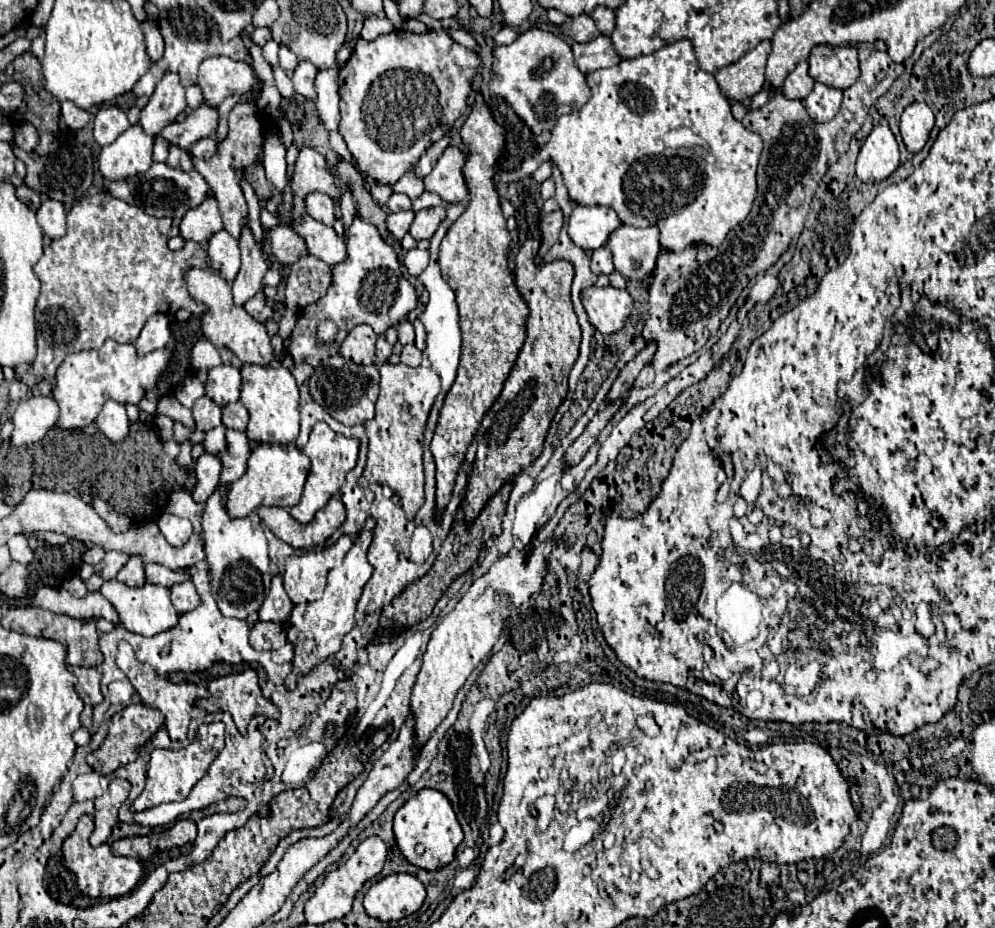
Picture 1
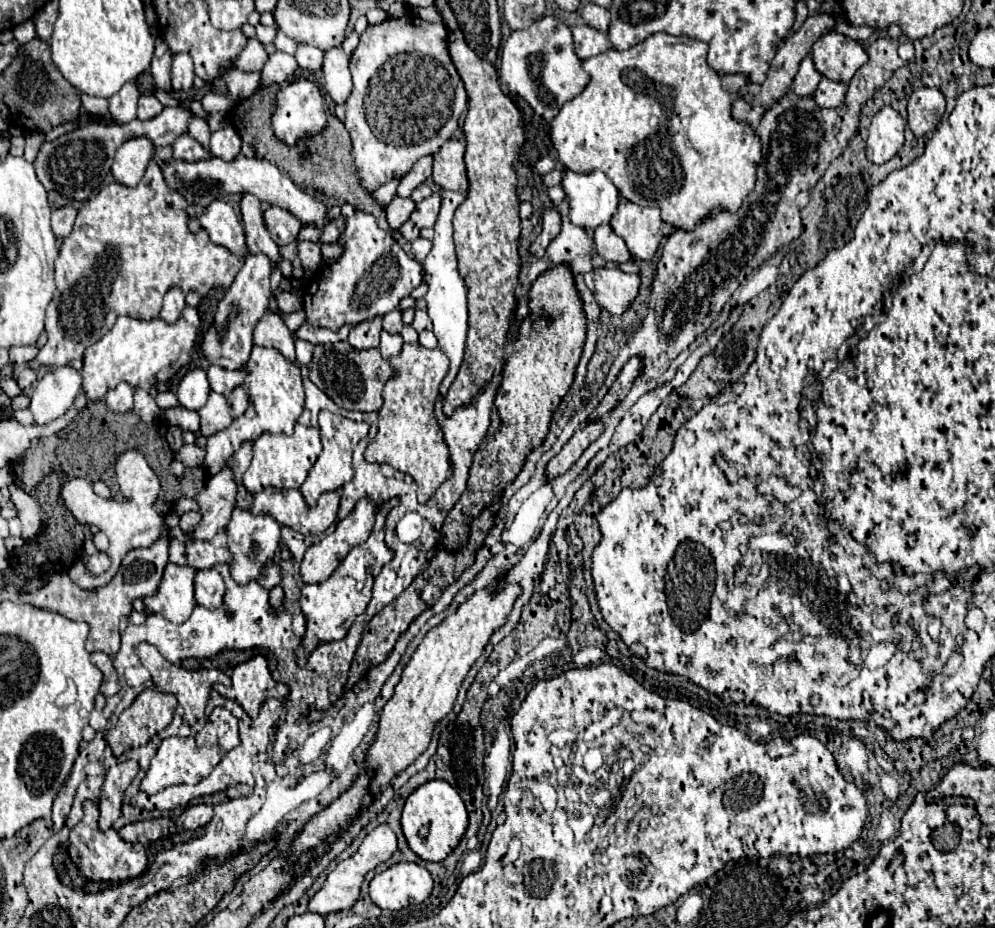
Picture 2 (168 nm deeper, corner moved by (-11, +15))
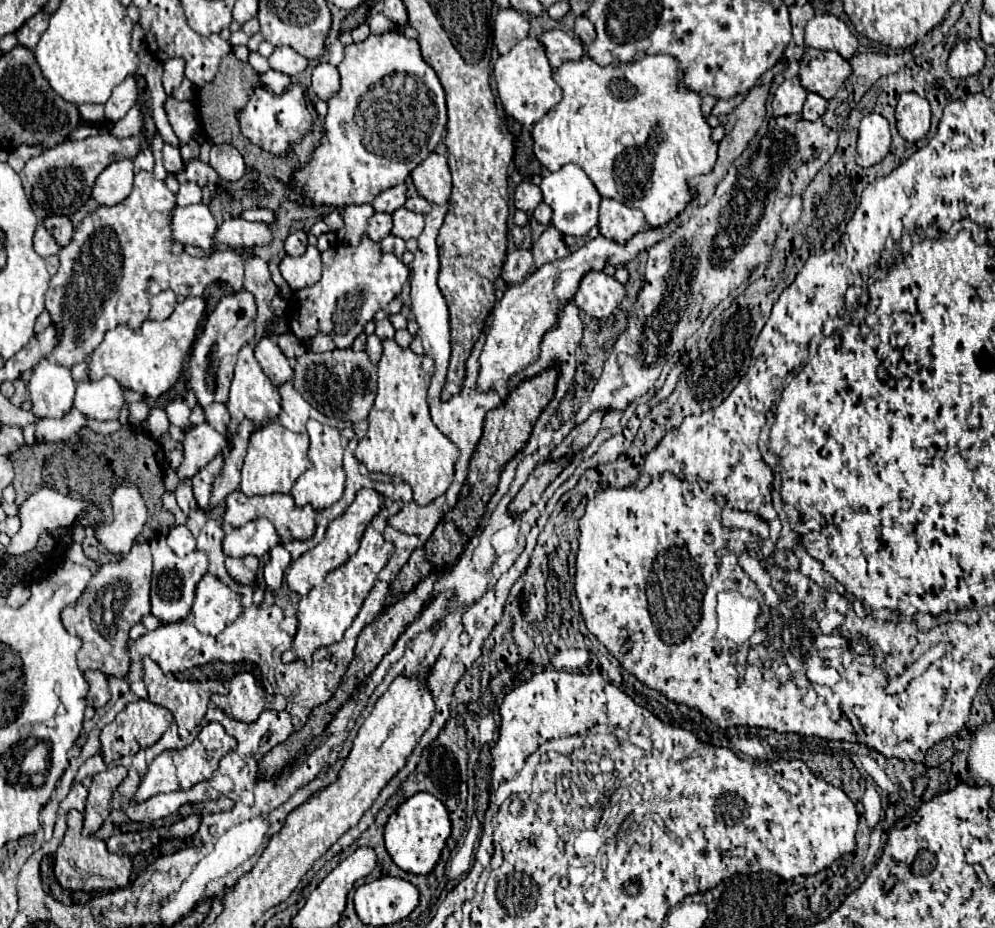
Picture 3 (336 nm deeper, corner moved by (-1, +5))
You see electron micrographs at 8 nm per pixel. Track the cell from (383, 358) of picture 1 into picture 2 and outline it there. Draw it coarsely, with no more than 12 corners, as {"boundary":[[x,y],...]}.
{"boundary":[[400,310],[388,312],[384,316],[384,330],[398,334],[404,322]]}

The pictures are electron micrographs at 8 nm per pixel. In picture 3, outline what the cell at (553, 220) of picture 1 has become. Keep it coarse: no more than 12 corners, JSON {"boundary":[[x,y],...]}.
{"boundary":[[532,250],[508,254],[500,278],[516,284],[532,268]]}

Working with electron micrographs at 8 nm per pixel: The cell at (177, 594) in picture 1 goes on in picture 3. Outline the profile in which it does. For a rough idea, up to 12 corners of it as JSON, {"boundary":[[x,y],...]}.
{"boundary":[[204,574],[192,604],[194,626],[220,634],[242,610],[238,596]]}

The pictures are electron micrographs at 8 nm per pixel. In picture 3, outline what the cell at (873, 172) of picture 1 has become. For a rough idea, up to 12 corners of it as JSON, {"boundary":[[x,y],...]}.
{"boundary":[[880,114],[860,122],[856,164],[882,162],[890,126]]}

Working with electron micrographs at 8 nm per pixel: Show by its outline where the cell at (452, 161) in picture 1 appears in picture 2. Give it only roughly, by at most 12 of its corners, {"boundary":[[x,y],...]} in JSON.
{"boundary":[[462,140],[434,154],[432,180],[444,190],[468,192]]}

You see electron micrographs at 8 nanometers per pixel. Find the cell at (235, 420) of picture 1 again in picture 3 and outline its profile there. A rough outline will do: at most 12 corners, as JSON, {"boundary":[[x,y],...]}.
{"boundary":[[212,402],[204,408],[206,422],[226,434],[230,414],[226,404]]}

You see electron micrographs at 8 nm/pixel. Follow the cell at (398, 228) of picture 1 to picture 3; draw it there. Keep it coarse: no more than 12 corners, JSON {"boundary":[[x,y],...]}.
{"boundary":[[376,212],[366,234],[380,242],[392,230],[392,214]]}

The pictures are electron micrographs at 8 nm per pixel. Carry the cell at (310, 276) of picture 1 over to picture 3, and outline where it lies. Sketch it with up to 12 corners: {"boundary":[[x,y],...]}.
{"boundary":[[292,232],[286,240],[286,254],[302,256],[308,246],[306,232]]}

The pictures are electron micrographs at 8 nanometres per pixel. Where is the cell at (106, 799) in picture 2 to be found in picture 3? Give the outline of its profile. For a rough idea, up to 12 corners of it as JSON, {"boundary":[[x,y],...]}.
{"boundary":[[116,766],[94,776],[88,790],[84,830],[92,836],[110,814],[110,800],[126,778]]}

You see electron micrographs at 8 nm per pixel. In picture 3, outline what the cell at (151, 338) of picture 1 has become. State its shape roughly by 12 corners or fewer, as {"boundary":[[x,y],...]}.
{"boundary":[[164,290],[152,298],[150,320],[166,320],[176,294]]}

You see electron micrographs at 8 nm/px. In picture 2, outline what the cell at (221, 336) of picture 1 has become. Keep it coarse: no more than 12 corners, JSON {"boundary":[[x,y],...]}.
{"boundary":[[270,310],[254,328],[254,344],[296,362],[292,332]]}

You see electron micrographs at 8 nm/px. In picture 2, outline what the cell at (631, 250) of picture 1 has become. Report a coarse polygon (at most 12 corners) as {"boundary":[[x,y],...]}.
{"boundary":[[622,198],[610,226],[634,258],[650,260],[662,240],[658,208]]}

